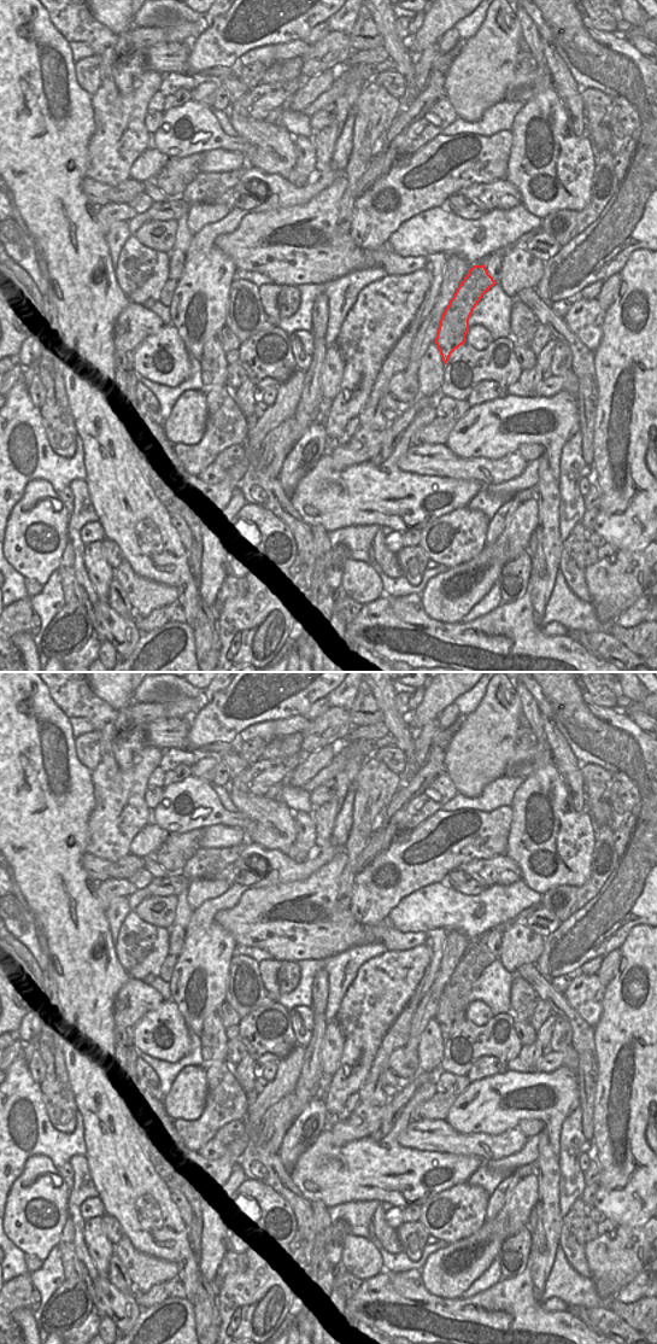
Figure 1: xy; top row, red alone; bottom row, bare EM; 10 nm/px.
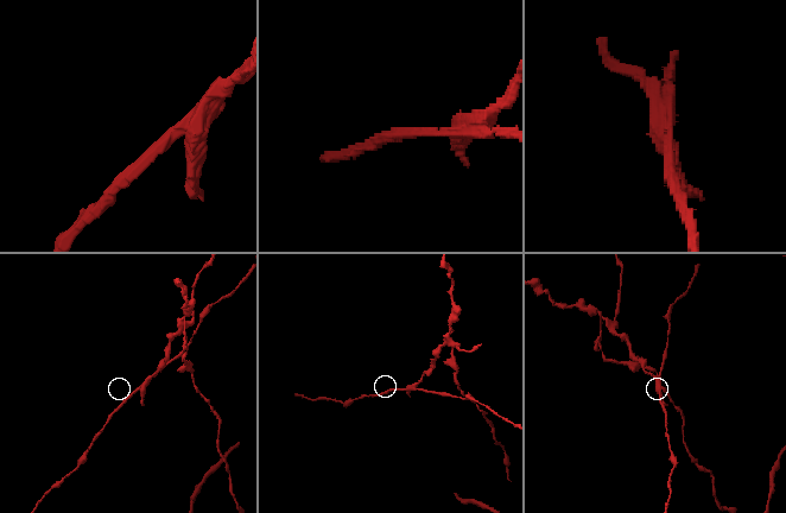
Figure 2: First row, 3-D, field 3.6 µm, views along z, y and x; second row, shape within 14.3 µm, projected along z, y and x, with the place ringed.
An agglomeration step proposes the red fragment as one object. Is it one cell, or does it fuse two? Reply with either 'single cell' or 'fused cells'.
fused cells

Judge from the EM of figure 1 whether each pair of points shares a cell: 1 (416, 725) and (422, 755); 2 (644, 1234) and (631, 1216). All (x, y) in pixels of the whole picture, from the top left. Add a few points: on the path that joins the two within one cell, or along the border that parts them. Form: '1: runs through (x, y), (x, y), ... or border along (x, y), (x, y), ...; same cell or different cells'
1: border along (435, 717), (416, 734); different cells
2: border along (644, 1221), (640, 1225), (617, 1226); different cells

